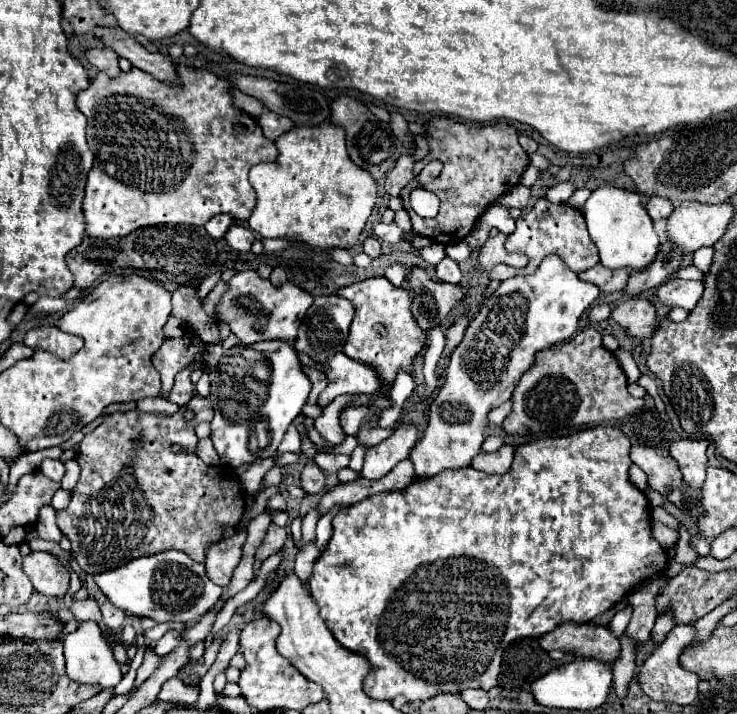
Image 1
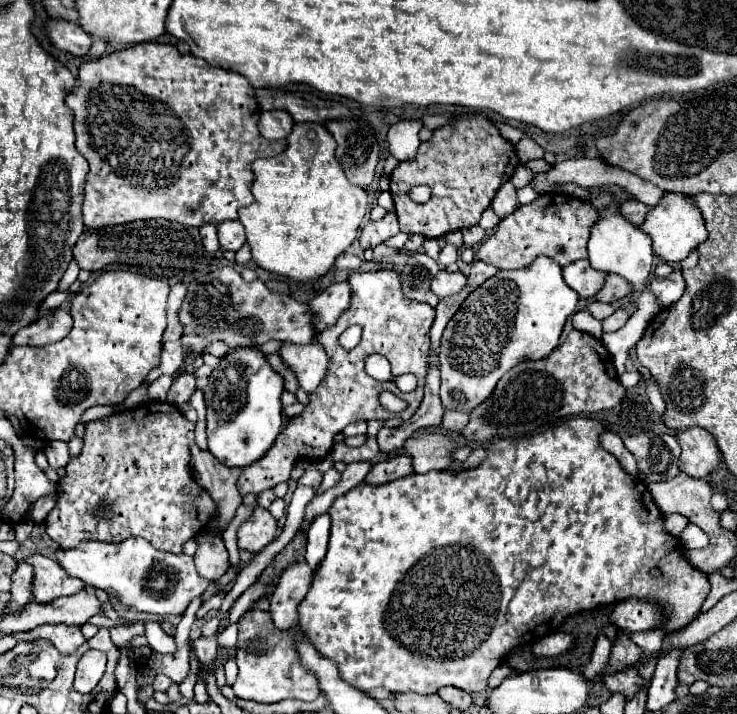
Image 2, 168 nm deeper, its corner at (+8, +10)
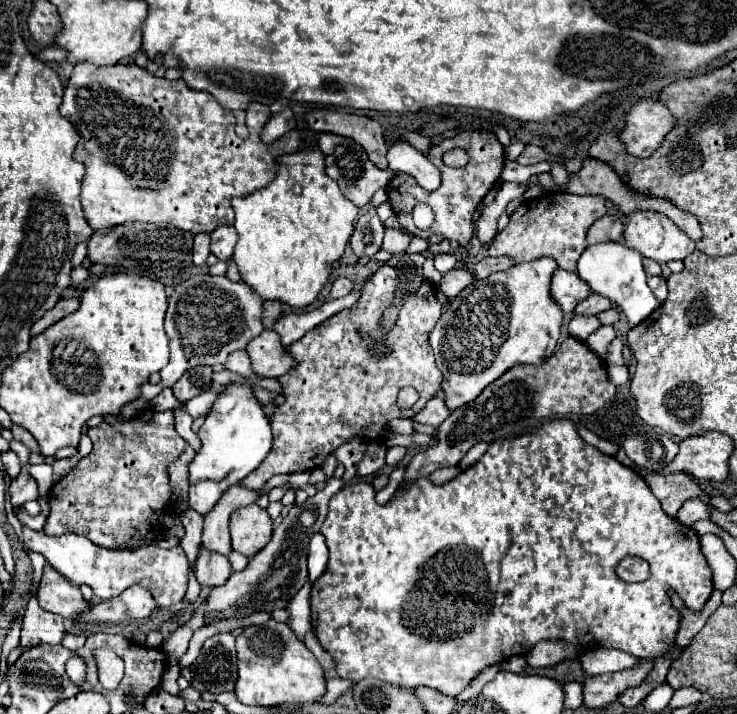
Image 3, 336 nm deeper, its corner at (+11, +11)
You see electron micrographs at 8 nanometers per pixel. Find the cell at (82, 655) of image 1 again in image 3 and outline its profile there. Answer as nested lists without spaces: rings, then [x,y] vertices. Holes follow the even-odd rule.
[[[32,594],[30,602],[26,606],[26,612],[24,612],[20,646],[34,646],[34,644],[40,644],[40,642],[60,644],[64,636],[66,636],[64,618],[42,610],[36,596]]]

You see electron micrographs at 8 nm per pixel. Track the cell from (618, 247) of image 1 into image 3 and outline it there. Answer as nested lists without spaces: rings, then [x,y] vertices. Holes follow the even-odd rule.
[[[604,242],[604,244],[592,244],[584,250],[584,254],[578,260],[578,276],[588,282],[590,290],[610,298],[616,302],[622,312],[626,314],[628,326],[634,328],[642,320],[646,320],[658,306],[660,302],[652,294],[652,290],[646,284],[646,272],[642,266],[642,256],[634,248],[626,248],[624,242]]]

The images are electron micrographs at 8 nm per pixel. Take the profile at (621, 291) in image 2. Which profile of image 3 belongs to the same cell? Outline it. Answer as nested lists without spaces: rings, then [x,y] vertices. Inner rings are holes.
[[[592,292],[584,302],[580,302],[580,304],[576,306],[574,312],[576,312],[576,314],[590,314],[590,316],[594,316],[594,314],[606,310],[606,308],[612,308],[612,302],[610,302],[608,298],[600,298],[600,296],[596,296],[596,294]]]

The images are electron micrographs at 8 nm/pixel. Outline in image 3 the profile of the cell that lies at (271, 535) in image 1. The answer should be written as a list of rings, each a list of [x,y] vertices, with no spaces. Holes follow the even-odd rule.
[[[258,504],[244,506],[232,514],[230,520],[232,548],[252,558],[272,536],[272,518]]]

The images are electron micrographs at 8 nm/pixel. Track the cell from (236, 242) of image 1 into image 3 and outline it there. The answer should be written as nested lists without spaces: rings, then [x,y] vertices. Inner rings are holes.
[[[220,226],[212,234],[212,254],[218,256],[218,260],[228,260],[236,246],[236,228],[234,226]]]

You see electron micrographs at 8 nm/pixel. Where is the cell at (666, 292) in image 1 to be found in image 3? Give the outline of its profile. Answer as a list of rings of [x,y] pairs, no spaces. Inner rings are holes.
[[[648,276],[648,286],[652,288],[652,292],[656,294],[656,298],[660,302],[664,302],[668,298],[668,284],[666,284],[666,278],[662,276]]]

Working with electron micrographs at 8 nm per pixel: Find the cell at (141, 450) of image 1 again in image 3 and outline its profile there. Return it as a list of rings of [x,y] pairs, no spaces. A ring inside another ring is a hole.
[[[148,410],[146,418],[134,418],[116,424],[98,424],[88,430],[92,440],[92,452],[82,458],[64,480],[52,486],[48,494],[50,514],[44,524],[44,532],[50,536],[62,536],[68,532],[82,534],[90,538],[94,544],[104,548],[120,548],[126,544],[154,544],[162,538],[164,532],[164,516],[170,510],[172,502],[172,486],[168,476],[168,466],[184,452],[186,442],[178,436],[174,428],[172,410],[154,412]]]

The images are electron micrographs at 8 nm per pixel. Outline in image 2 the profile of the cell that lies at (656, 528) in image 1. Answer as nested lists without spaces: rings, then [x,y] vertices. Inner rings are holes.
[[[667,515],[665,517],[665,531],[671,535],[679,535],[687,527],[687,517],[683,515]]]

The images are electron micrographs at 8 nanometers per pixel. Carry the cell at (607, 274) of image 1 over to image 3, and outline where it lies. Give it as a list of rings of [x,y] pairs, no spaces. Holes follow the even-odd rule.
[[[562,268],[554,272],[552,296],[556,298],[564,314],[572,312],[578,306],[578,302],[582,302],[588,294],[590,294],[588,284],[584,284],[580,276],[576,276],[576,272],[564,272]]]

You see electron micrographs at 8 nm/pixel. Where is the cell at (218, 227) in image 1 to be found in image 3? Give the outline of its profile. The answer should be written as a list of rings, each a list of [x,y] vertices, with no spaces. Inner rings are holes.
[[[196,234],[194,236],[194,264],[200,266],[210,256],[210,234]]]

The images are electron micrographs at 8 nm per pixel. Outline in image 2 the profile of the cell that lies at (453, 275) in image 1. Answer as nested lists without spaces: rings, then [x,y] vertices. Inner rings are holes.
[[[411,253],[405,267],[401,269],[401,289],[407,299],[419,301],[419,303],[429,303],[431,307],[437,305],[435,293],[431,293],[431,279],[439,271],[437,263],[427,257],[425,253]]]

